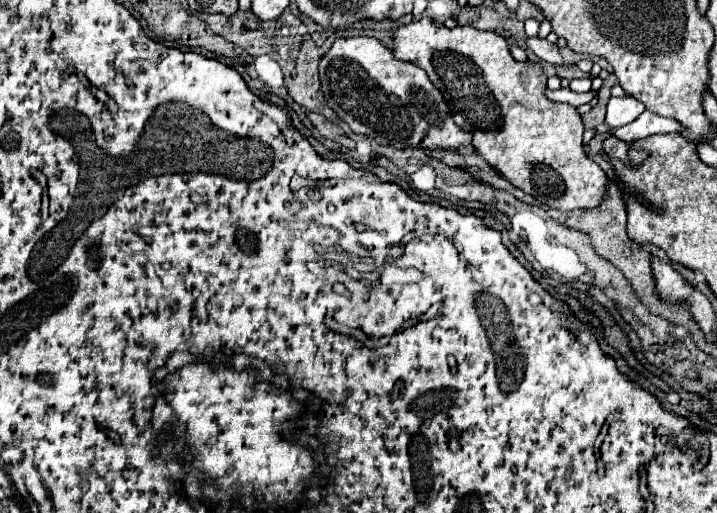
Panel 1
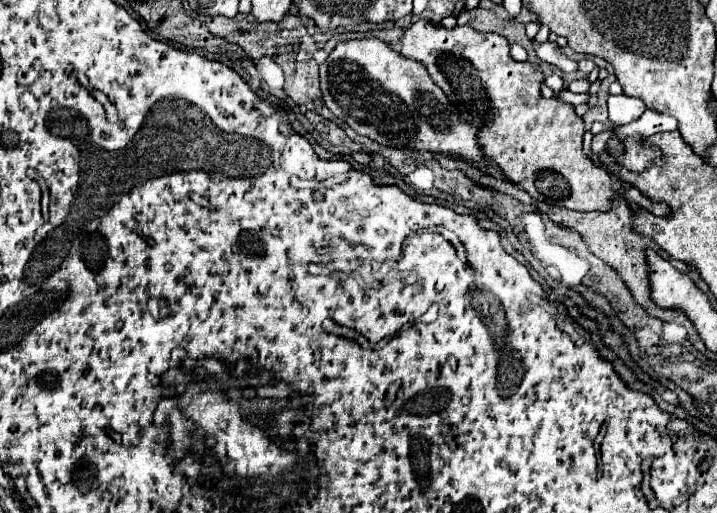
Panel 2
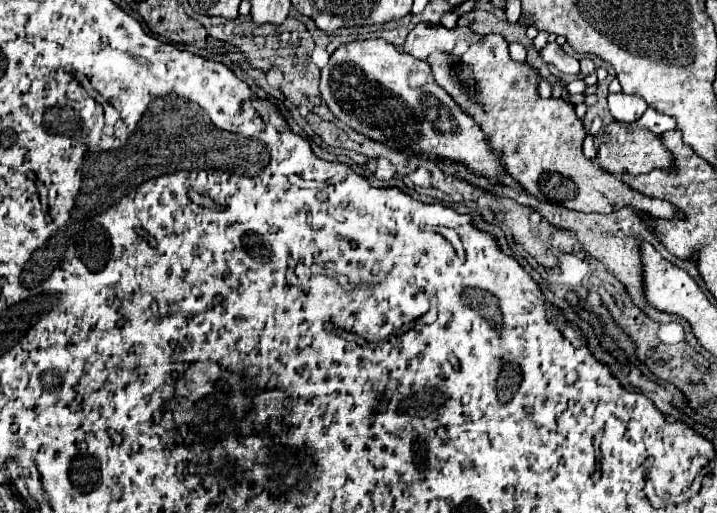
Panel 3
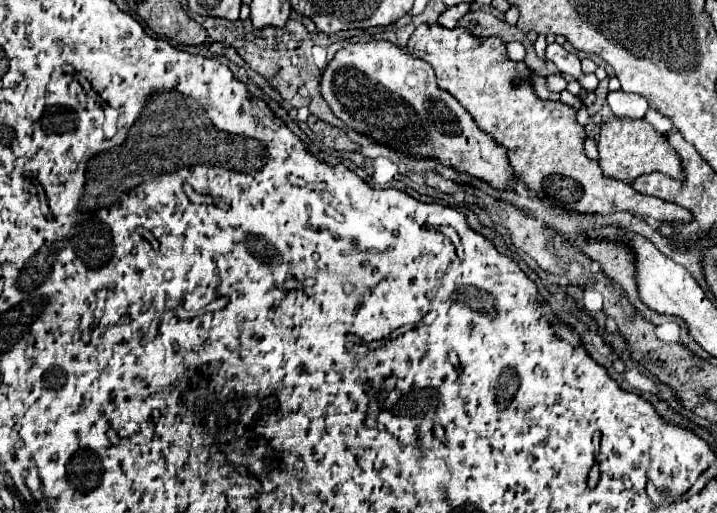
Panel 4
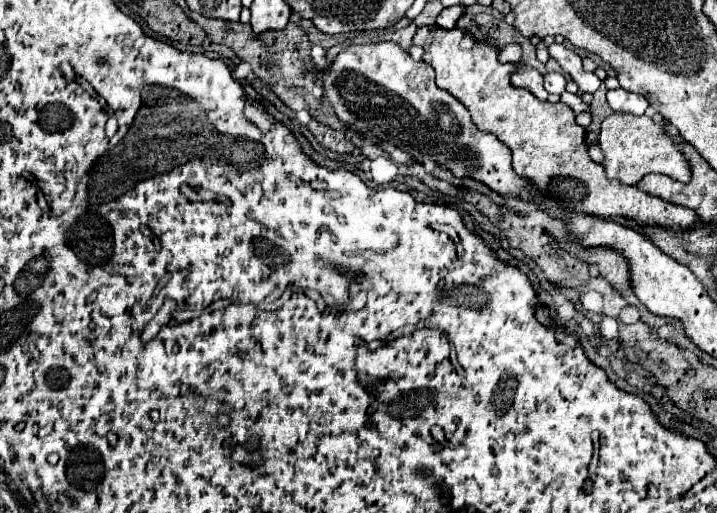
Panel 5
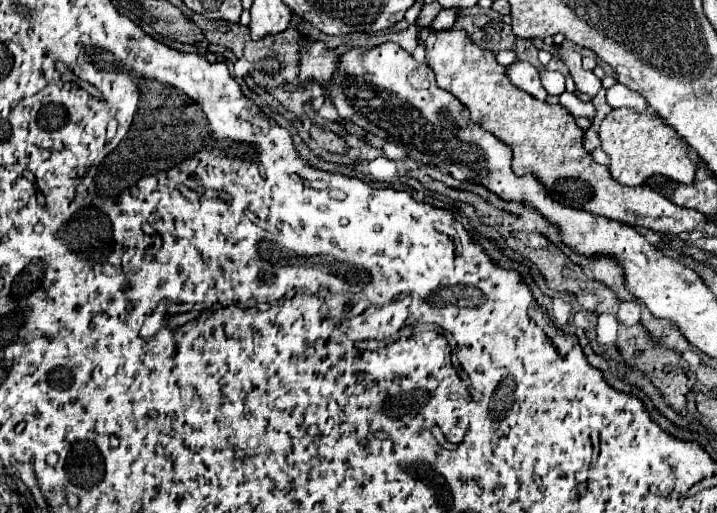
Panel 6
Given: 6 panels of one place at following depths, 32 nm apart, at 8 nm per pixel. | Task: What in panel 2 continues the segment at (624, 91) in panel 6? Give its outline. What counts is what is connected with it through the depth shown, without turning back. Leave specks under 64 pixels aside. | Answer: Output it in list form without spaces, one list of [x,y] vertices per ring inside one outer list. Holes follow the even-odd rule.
[[[626,94],[608,96],[608,114],[614,126],[622,126],[638,120],[644,110],[646,110],[646,104],[640,98],[632,98]]]

